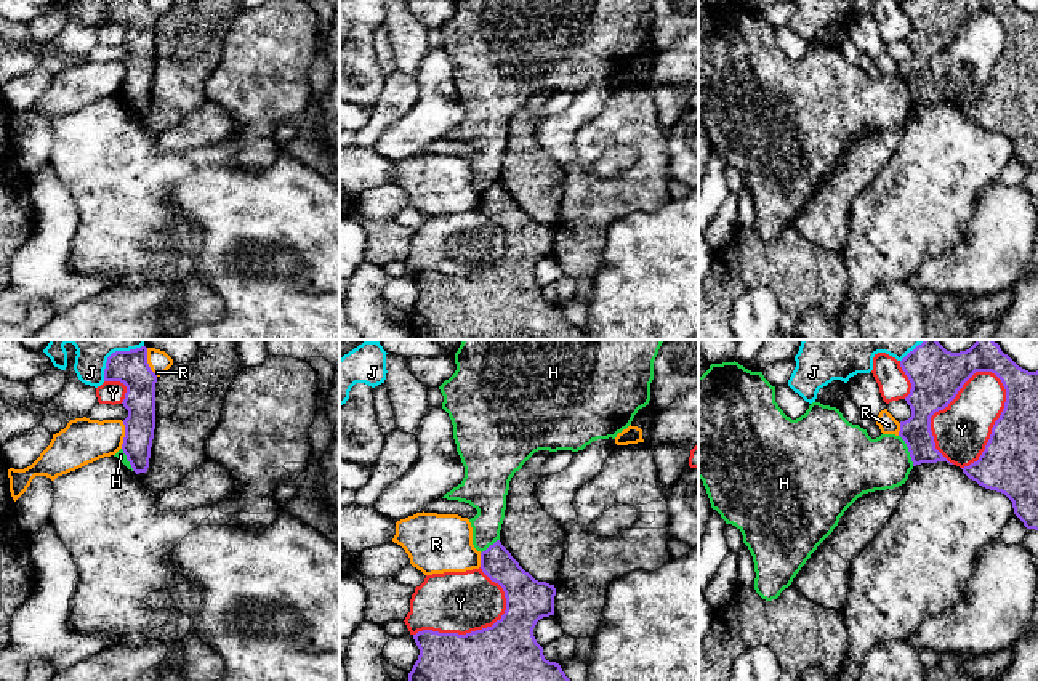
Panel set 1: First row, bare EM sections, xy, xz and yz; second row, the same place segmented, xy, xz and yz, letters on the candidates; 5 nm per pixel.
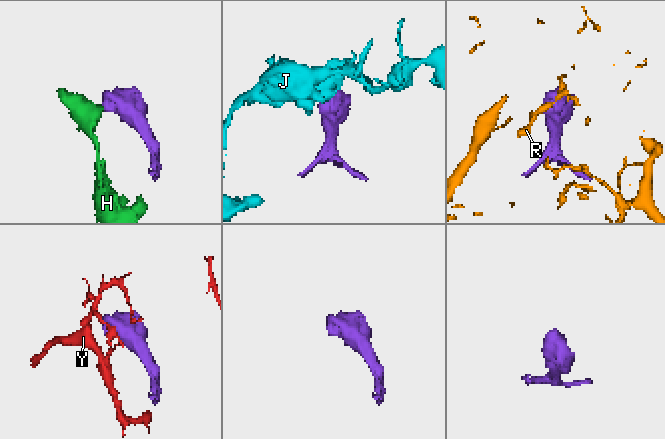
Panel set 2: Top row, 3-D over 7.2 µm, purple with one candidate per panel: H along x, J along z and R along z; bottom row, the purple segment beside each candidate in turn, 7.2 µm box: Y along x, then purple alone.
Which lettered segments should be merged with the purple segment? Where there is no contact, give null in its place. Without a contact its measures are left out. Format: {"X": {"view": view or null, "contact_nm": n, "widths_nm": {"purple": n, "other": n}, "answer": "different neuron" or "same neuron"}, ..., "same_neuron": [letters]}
{"H": {"view": "yz", "contact_nm": 180, "widths_nm": {"purple": 150, "other": 280}, "answer": "different neuron"}, "J": {"view": "xy", "contact_nm": 110, "widths_nm": {"purple": 160, "other": 130}, "answer": "different neuron"}, "R": {"view": "xy", "contact_nm": 140, "widths_nm": {"purple": 160, "other": 220}, "answer": "different neuron"}, "Y": {"view": "yz", "contact_nm": 500, "widths_nm": {"purple": 280, "other": 280}, "answer": "different neuron"}, "same_neuron": []}

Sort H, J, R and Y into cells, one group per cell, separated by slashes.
H / J / R / Y

